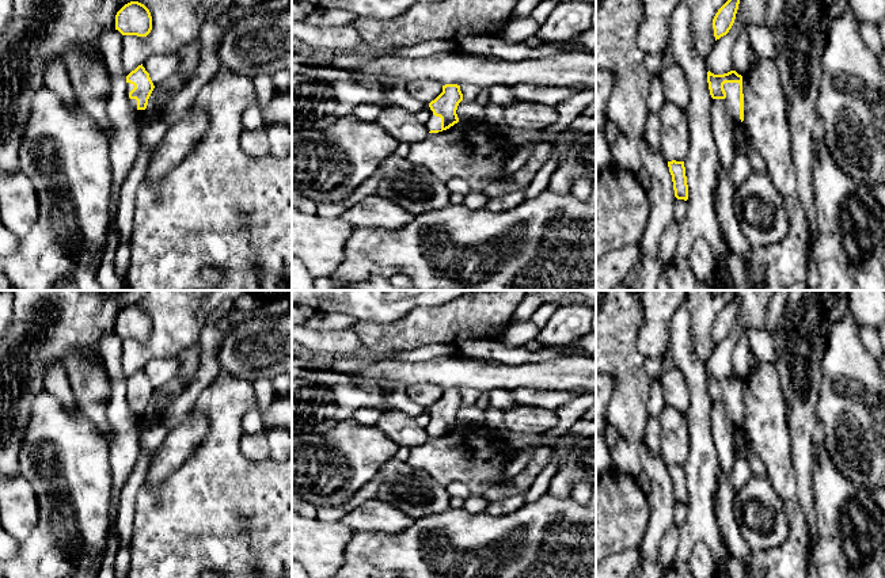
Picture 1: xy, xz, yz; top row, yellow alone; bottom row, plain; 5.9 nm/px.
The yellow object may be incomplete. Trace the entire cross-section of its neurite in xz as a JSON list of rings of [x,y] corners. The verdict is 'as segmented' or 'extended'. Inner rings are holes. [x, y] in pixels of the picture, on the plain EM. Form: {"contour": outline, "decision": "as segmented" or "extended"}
{"contour": [[[457,388],[442,389],[442,396],[429,407],[433,419],[441,422],[441,433],[430,434],[429,437],[442,436],[457,427],[459,422],[456,414],[462,404],[463,398],[460,395],[460,389]]], "decision": "as segmented"}

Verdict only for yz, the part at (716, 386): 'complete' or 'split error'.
complete

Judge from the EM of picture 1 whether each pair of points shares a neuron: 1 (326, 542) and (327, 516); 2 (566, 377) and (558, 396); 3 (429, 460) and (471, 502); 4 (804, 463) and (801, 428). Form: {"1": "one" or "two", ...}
{"1": "two", "2": "two", "3": "two", "4": "one"}

